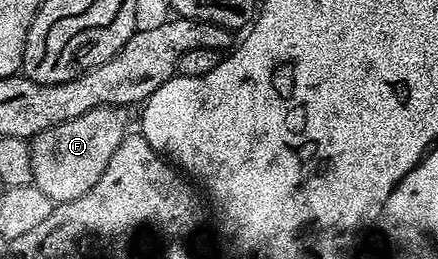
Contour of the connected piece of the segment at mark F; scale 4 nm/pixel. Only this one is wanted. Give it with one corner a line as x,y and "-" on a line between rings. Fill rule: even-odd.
98,107
73,121
37,133
31,144
31,178
33,185
51,199
52,204
68,203
93,189
109,165
109,157
121,145
125,128
118,110

